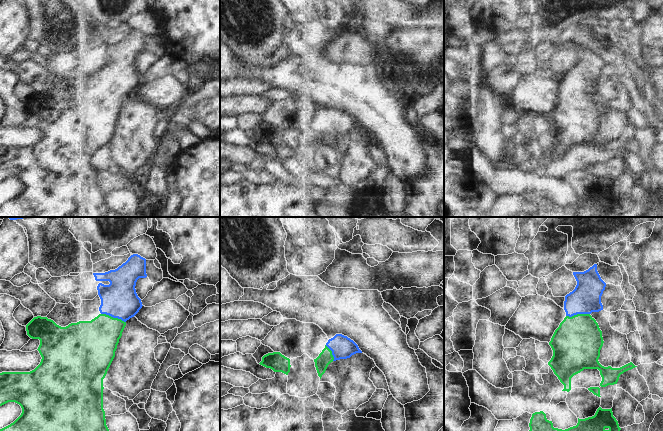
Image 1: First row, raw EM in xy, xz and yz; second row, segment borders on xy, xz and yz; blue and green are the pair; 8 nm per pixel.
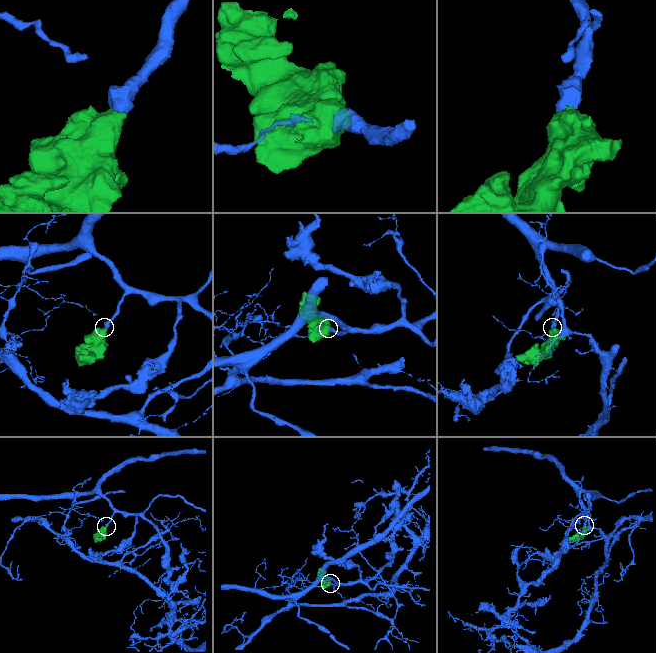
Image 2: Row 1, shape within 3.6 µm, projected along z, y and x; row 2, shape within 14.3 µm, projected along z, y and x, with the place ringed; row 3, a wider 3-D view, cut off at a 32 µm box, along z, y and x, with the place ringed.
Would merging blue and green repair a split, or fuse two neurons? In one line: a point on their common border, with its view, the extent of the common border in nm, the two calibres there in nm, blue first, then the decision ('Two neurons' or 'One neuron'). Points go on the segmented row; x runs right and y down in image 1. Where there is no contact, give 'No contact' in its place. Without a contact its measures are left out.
Touches blue at xy (113, 317). Shared border 220 nm. Thickness 300 nm (blue) against 360 nm. One neuron

